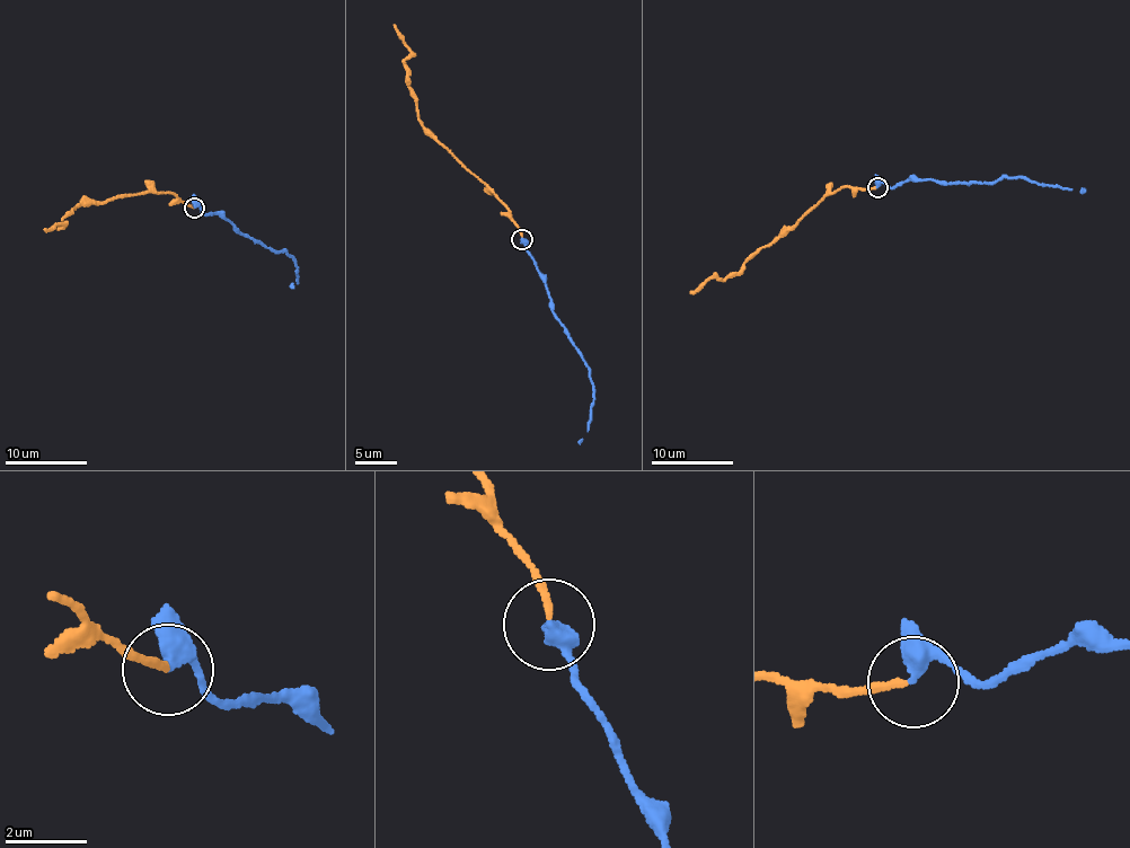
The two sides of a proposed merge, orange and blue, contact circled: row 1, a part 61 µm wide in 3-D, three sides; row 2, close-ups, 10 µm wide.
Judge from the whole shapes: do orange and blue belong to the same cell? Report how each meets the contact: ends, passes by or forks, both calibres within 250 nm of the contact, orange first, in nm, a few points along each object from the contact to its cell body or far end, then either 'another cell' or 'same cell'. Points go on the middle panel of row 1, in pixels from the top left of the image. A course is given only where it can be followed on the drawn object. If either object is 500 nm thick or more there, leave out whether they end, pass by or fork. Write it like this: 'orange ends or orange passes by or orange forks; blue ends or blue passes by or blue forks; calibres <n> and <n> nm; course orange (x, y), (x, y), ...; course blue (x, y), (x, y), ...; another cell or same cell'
orange ends; blue passes by; calibres 180 and 360 nm; course orange (521, 238), (510, 210), (422, 125), (415, 94), (408, 84), (409, 47), (394, 24); course blue (521, 238), (544, 282), (555, 317), (589, 369), (593, 406), (588, 431), (577, 443); same cell

